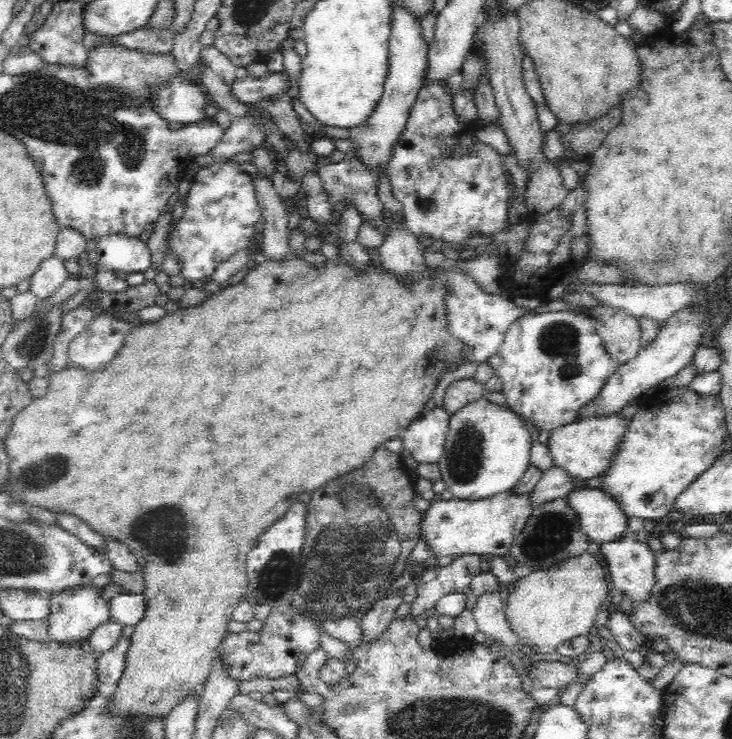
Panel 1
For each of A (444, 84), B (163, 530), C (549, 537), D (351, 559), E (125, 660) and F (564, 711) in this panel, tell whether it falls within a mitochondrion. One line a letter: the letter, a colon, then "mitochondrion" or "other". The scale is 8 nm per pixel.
A: other
B: mitochondrion
C: mitochondrion
D: mitochondrion
E: other
F: other

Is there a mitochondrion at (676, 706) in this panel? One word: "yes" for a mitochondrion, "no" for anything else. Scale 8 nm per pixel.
no

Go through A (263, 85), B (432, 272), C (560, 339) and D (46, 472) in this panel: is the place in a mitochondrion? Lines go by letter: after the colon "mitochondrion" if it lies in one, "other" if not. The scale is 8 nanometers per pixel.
A: other
B: other
C: mitochondrion
D: mitochondrion

